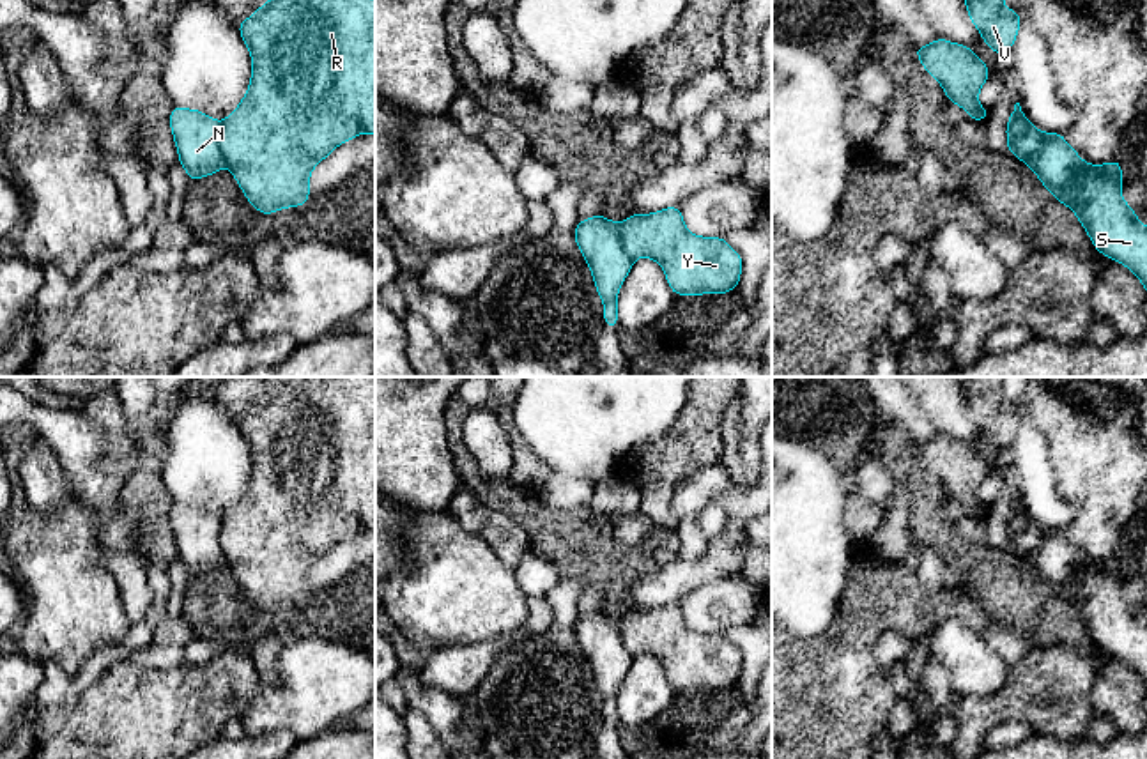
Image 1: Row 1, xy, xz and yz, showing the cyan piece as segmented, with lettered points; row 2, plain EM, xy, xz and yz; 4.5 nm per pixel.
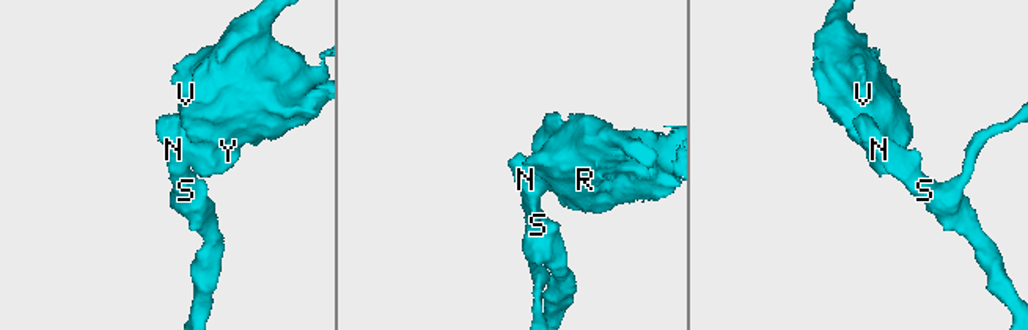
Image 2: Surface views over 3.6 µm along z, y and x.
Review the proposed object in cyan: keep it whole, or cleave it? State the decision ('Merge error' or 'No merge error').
Merge error

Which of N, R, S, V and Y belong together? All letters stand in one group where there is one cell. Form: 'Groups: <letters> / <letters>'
Groups: N S / R V Y

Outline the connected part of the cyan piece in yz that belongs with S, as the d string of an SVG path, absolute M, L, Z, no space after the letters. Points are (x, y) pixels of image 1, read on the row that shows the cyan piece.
M1043 133L1041 147L1027 165L1043 186L1076 214L1096 249L1106 258L1126 265L1147 292L1147 226L1136 219L1136 211L1122 198L1120 184L1124 177L1120 159L1105 165L1087 165L1078 152L1066 143L1064 134Z

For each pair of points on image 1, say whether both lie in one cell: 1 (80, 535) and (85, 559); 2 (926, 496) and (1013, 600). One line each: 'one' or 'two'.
1: one
2: one

